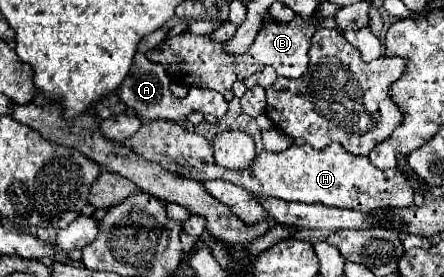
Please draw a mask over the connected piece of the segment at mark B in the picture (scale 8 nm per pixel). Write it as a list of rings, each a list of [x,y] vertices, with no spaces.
[[[295,17],[289,23],[279,23],[279,21],[269,21],[263,31],[257,33],[253,45],[249,51],[241,57],[227,55],[221,47],[223,43],[211,41],[205,35],[193,35],[193,33],[181,33],[177,37],[171,37],[165,41],[165,45],[149,51],[149,59],[155,63],[161,63],[171,77],[173,83],[181,83],[187,87],[207,87],[213,91],[219,91],[227,101],[233,99],[231,85],[235,81],[243,81],[253,73],[263,71],[263,67],[273,67],[277,75],[287,77],[287,79],[297,79],[305,75],[307,65],[309,65],[309,47],[311,47],[311,35],[319,27],[307,25],[303,17]]]

